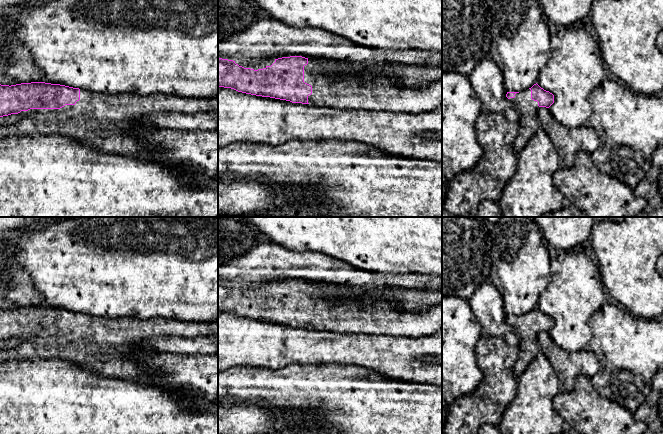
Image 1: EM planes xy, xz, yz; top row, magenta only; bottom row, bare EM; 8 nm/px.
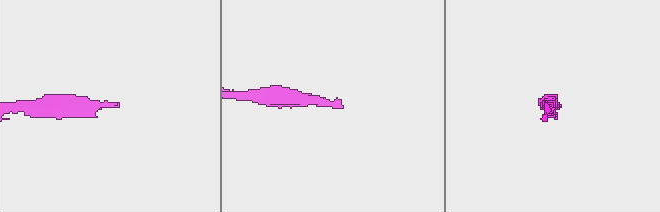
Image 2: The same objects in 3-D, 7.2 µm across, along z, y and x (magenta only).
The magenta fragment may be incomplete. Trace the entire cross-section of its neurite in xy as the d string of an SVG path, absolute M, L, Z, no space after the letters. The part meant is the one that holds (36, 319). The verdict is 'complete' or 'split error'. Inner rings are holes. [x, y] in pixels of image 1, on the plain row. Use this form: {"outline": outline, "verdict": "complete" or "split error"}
{"outline": "M45 306L21 307L11 310L0 308L0 341L17 338L20 342L16 348L0 349L0 363L26 358L57 358L68 360L77 366L85 367L106 377L144 382L147 376L159 372L157 369L141 365L137 358L137 355L142 351L155 352L148 347L152 340L168 337L210 336L216 333L218 333L218 321L186 322L163 317L147 319L135 317L108 318Z", "verdict": "split error"}

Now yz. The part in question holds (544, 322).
{"outline": "M536 307L521 316L507 316L506 321L515 328L519 336L518 360L514 366L514 374L518 378L540 352L538 333L549 332L554 327L554 319Z", "verdict": "split error"}

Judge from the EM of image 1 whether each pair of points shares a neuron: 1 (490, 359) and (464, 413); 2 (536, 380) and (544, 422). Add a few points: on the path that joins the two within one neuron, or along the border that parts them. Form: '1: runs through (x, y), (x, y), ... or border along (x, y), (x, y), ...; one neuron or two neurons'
1: runs through (490, 372), (490, 385), (477, 400); one neuron
2: runs through (536, 390), (536, 412); one neuron

